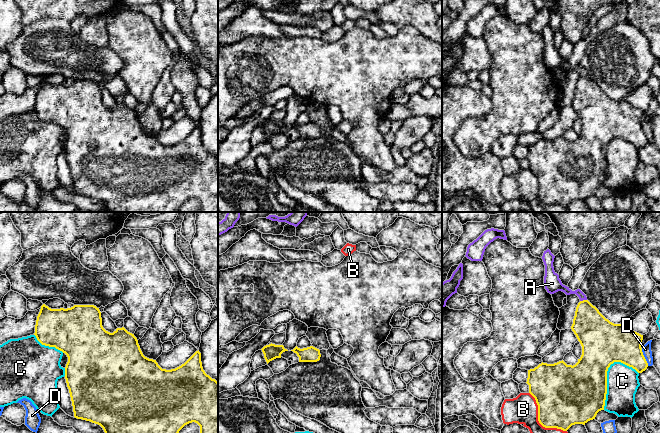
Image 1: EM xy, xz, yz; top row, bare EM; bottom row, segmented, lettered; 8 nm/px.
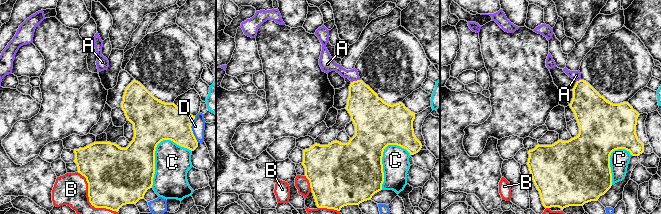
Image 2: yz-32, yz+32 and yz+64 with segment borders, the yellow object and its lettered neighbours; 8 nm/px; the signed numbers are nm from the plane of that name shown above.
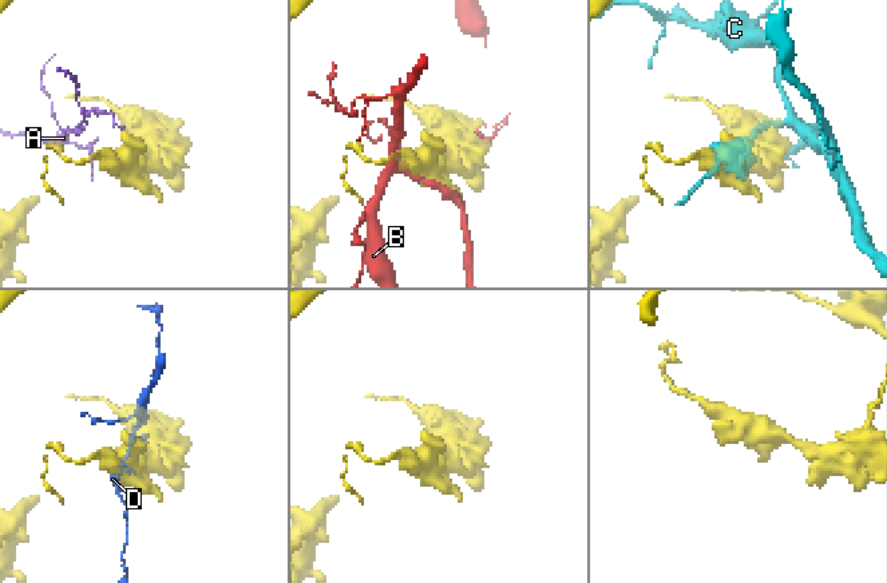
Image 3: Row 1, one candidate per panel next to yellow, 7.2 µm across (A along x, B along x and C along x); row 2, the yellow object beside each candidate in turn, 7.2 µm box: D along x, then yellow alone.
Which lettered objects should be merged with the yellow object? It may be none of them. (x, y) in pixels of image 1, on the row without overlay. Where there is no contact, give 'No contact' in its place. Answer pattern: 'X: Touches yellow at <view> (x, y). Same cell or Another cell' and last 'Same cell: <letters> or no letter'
A: Touches yellow at yz (583, 76). Another cell
B: Touches yellow at yz (538, 196). Another cell
C: Touches yellow at yz (606, 151). Another cell
D: Touches yellow at yz (644, 133). Another cell
Same cell: no letter

